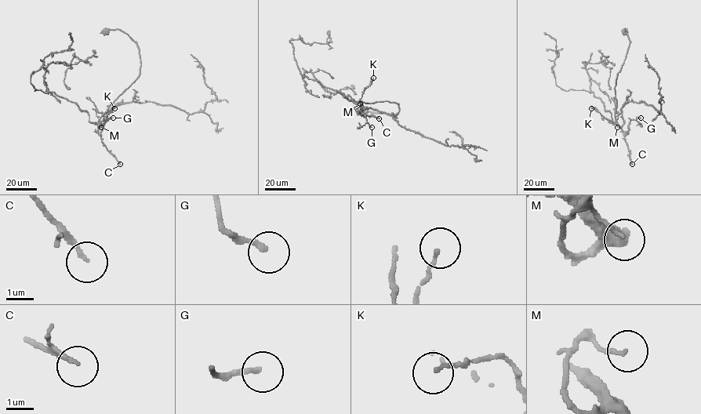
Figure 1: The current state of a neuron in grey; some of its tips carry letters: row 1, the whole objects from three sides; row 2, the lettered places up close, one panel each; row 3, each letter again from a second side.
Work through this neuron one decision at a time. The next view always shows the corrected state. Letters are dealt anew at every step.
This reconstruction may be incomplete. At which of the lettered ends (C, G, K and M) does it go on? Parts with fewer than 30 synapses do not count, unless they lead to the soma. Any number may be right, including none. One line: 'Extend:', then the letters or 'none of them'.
Extend: C

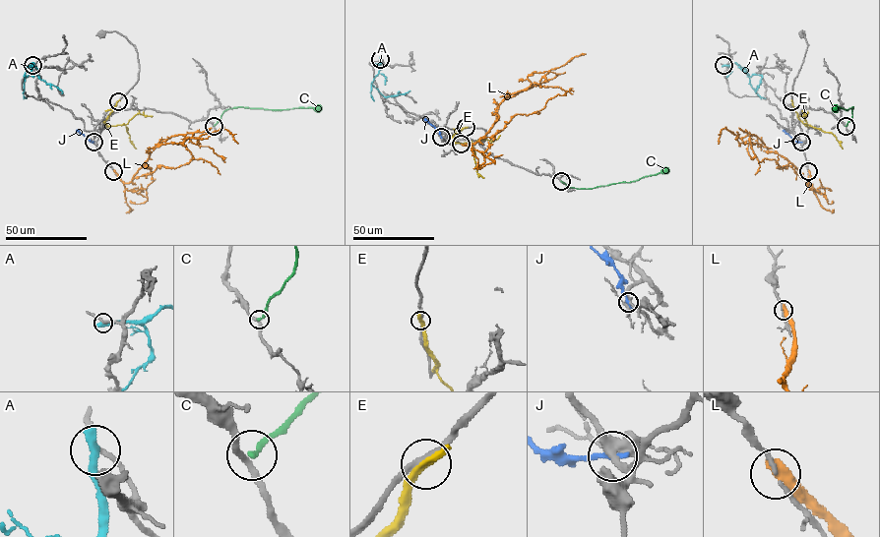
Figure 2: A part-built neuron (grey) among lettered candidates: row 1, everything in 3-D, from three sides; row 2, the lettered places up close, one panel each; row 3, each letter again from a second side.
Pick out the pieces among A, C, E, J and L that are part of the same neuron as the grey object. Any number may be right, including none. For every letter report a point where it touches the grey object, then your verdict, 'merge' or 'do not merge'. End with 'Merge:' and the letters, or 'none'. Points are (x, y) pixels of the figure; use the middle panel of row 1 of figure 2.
A: contact (380, 59); do not merge
C: contact (561, 181); do not merge
E: contact (466, 127); do not merge
J: contact (441, 137); do not merge
L: contact (461, 144); do not merge
Merge: none

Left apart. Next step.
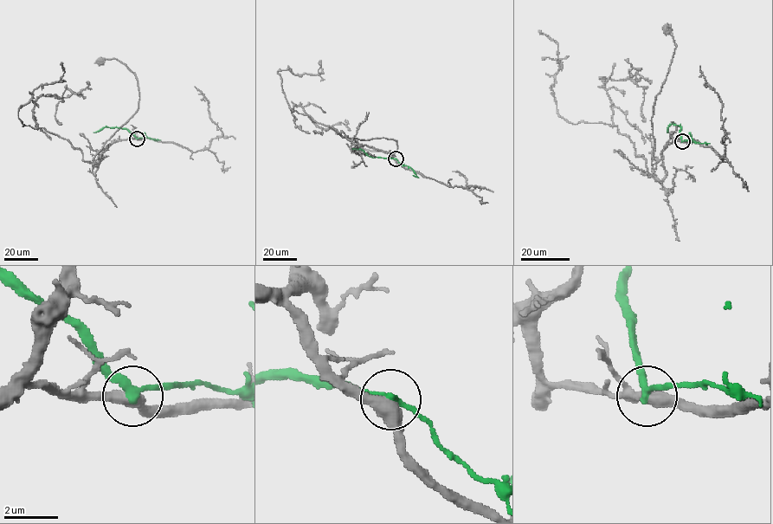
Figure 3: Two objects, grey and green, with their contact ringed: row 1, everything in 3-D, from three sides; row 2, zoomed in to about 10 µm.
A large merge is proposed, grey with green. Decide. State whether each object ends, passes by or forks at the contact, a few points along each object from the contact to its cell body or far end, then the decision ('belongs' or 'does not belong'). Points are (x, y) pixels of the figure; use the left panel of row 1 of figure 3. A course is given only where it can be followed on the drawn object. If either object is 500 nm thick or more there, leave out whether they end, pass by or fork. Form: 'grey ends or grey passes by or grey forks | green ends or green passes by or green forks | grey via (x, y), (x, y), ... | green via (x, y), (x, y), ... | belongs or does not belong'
grey passes by | green passes by | grey via (137, 139), (111, 143), (93, 162), (136, 113), (139, 99), (138, 80), (125, 64), (99, 61) | green via (137, 139), (126, 129), (117, 127), (106, 126), (93, 132) | does not belong

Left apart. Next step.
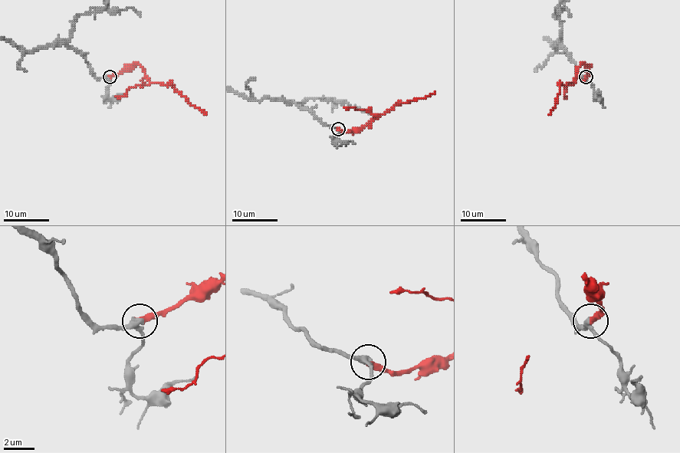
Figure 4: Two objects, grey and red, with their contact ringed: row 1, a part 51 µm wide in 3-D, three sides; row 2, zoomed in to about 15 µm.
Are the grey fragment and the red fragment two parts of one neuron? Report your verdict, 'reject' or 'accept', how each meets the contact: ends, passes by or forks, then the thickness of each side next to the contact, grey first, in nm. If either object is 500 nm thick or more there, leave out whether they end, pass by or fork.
accept; grey passes by; red ends there; 320 nm thick on the grey side, 400 nm on the other

